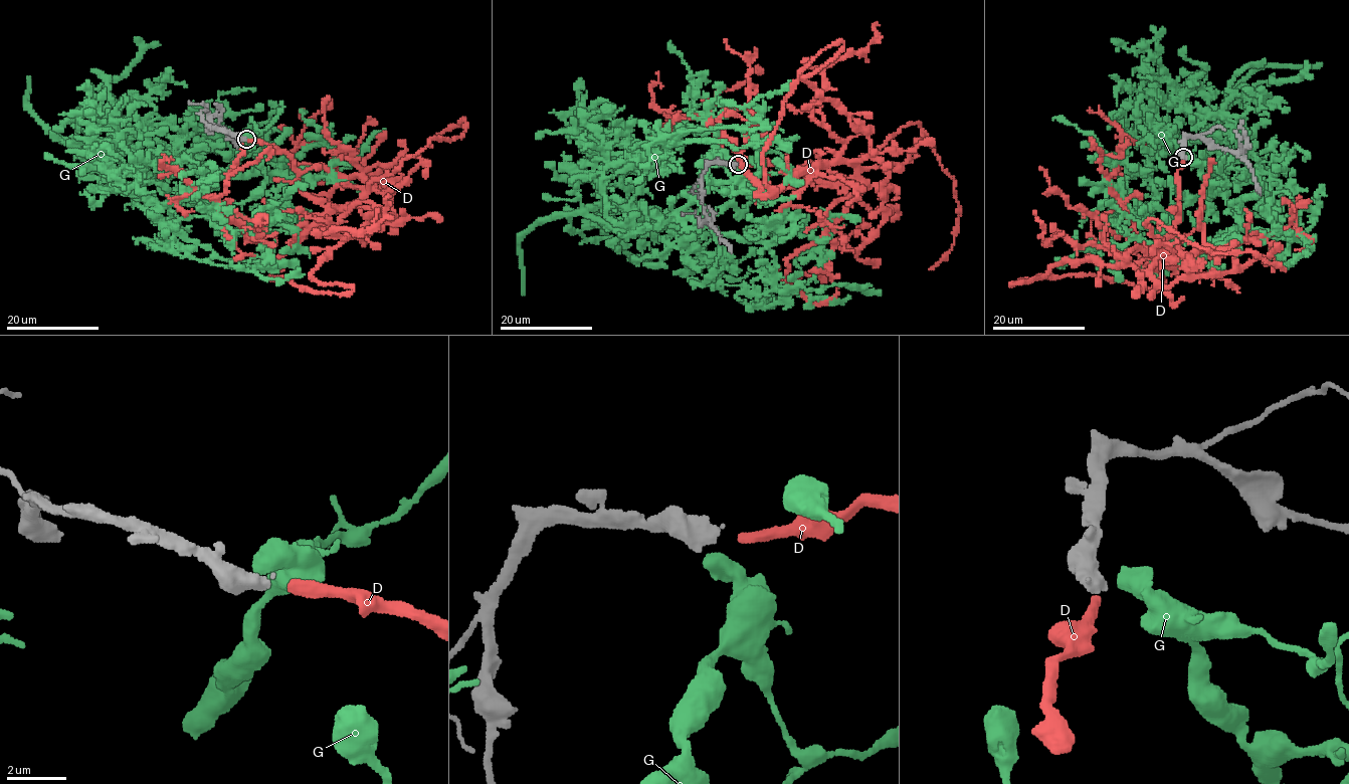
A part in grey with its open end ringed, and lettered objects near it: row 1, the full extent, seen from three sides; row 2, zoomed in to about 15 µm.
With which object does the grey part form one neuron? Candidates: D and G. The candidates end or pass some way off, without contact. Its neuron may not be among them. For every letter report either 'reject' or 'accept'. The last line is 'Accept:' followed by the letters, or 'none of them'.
D: accept
G: reject
Accept: D

